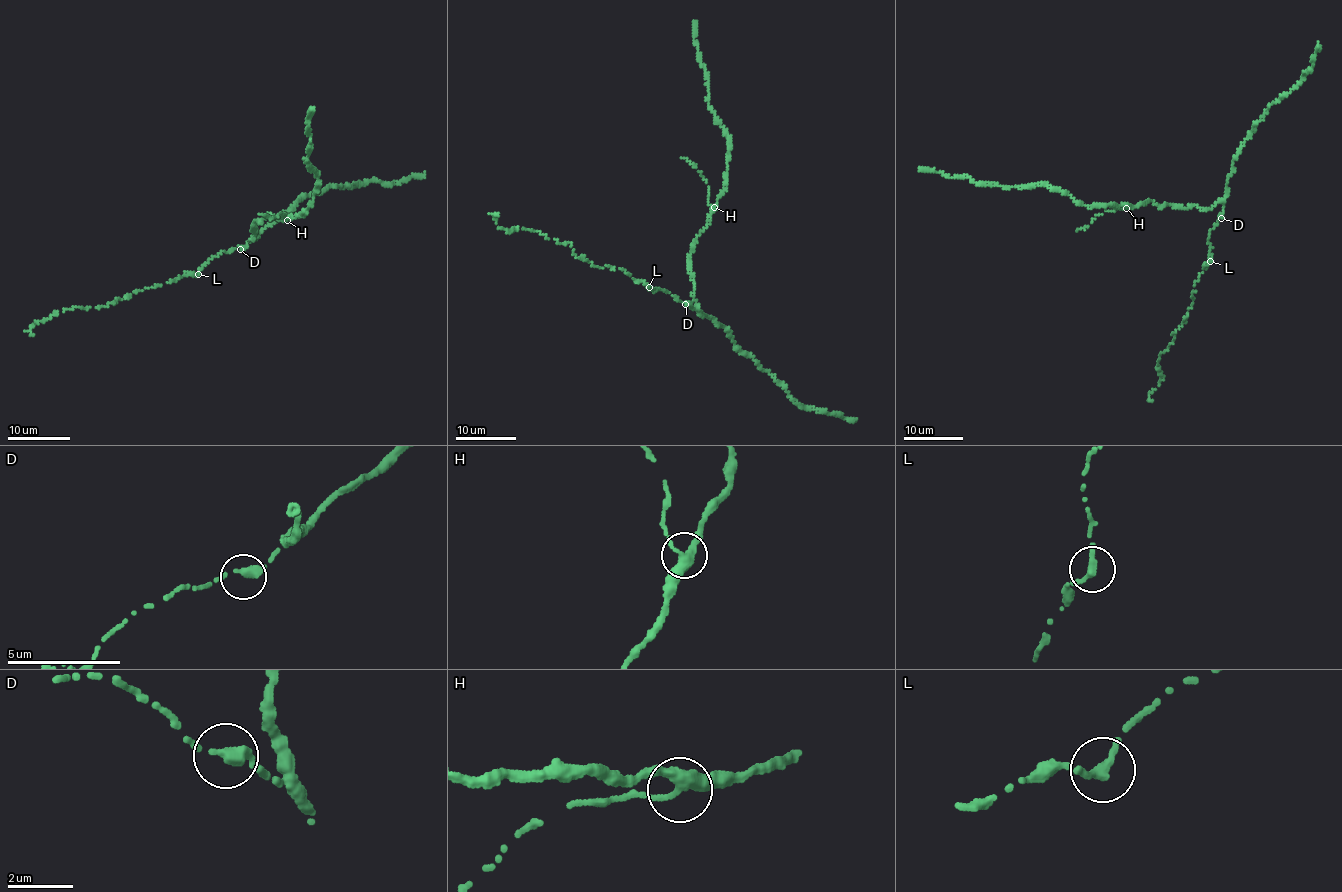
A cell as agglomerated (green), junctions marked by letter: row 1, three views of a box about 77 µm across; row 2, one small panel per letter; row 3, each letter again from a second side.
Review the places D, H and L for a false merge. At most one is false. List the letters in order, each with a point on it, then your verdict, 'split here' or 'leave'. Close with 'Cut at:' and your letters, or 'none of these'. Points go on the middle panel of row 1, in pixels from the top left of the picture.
D: place (685, 304); leave
H: place (714, 207); leave
L: place (649, 287); leave
Cut at: none of these

